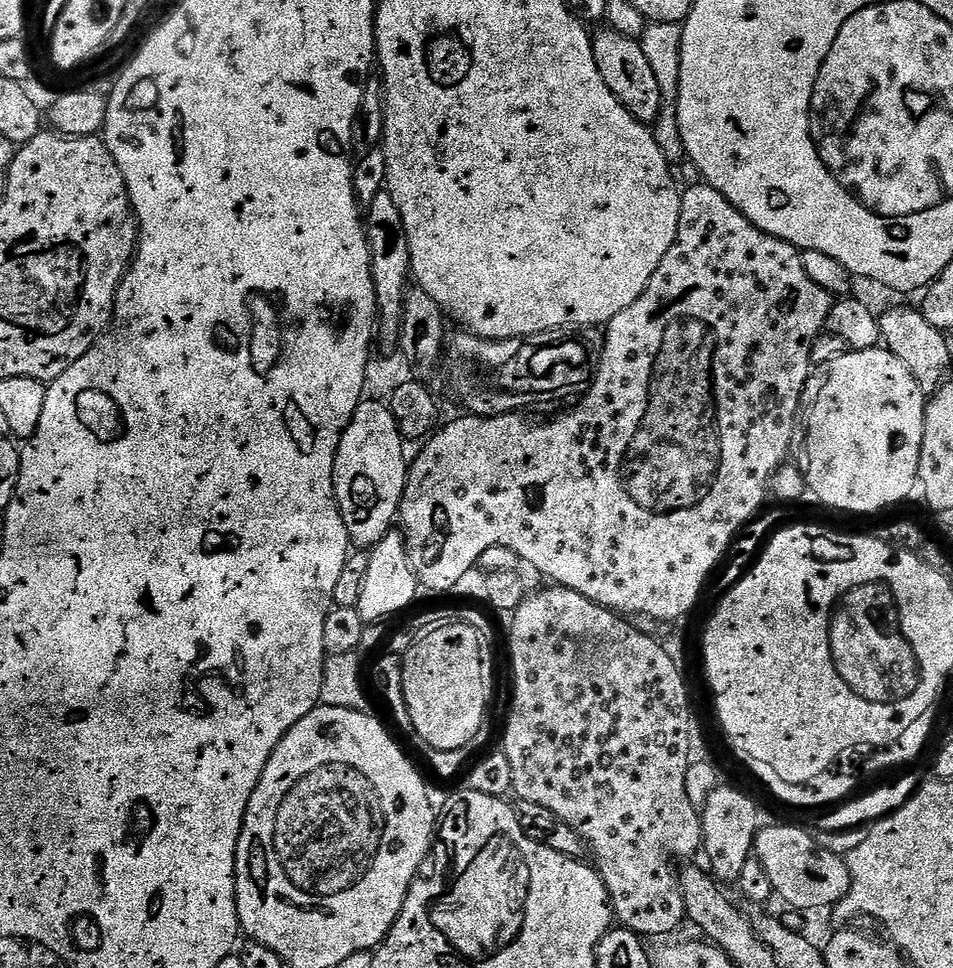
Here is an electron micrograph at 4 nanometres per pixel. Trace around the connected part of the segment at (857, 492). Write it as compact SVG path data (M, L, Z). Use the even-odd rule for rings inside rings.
M877 346L864 351L849 350L848 353L840 358L834 358L831 362L815 365L804 387L802 404L806 416L807 412L809 413L806 428L808 468L806 467L805 471L805 485L809 493L812 492L824 505L850 514L876 514L904 501L913 494L914 490L917 491L920 477L922 438L925 436L926 394L918 386L914 374L910 373L910 368L887 347Z

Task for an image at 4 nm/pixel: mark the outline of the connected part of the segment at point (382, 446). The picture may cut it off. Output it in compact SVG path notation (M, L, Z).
M365 398L356 407L350 426L342 434L334 462L334 486L336 487L336 505L340 508L346 522L346 530L351 543L360 550L375 548L386 534L393 531L394 521L400 511L400 500L404 497L404 488L408 484L409 461L404 461L404 440L400 437L401 421L382 399Z

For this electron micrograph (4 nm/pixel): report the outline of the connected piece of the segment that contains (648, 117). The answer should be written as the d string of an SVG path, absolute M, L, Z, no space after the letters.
M607 26L601 28L600 33L592 36L592 49L594 62L598 66L598 74L602 74L602 82L610 86L618 102L626 106L626 110L635 120L649 126L655 125L664 103L658 86L658 78L654 78L654 69L646 59L646 50L642 50L639 40L626 38L626 34L618 34Z

